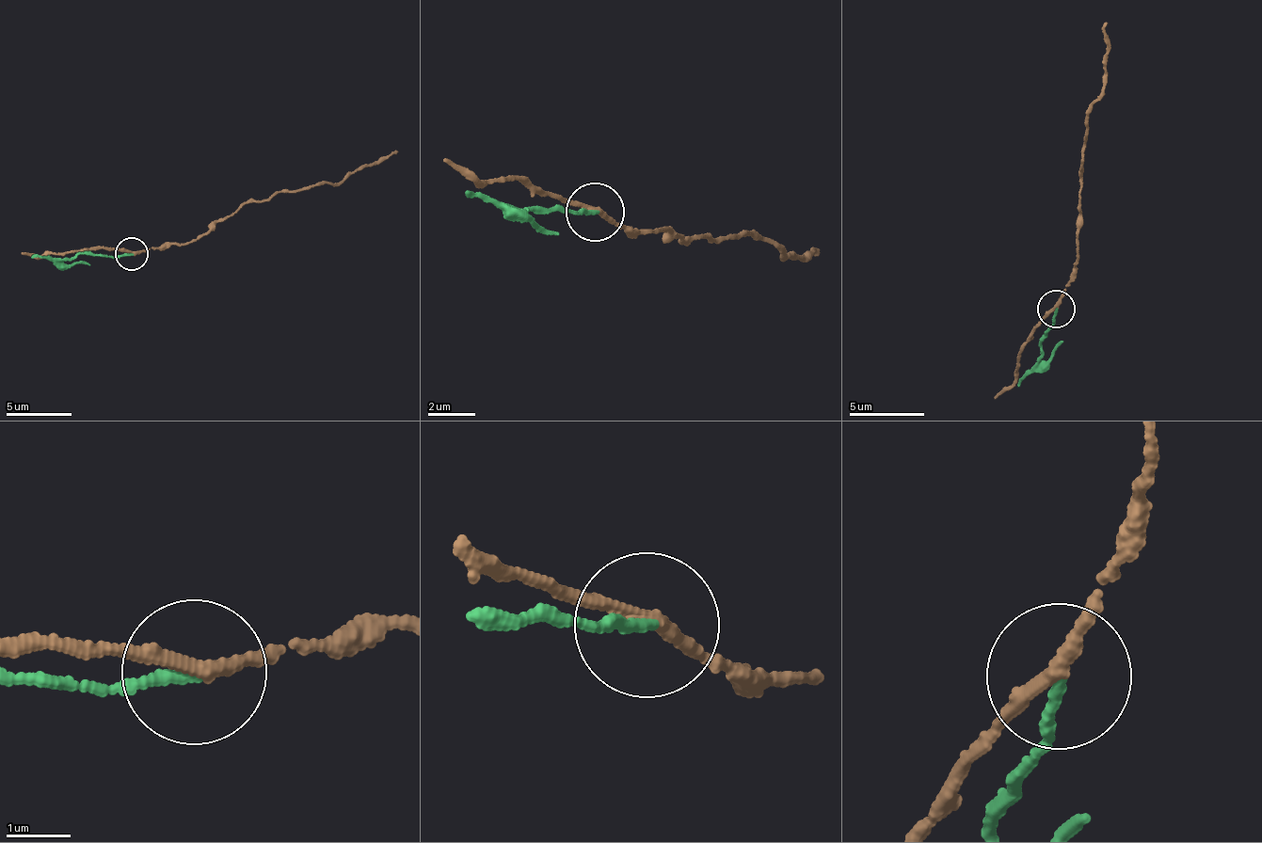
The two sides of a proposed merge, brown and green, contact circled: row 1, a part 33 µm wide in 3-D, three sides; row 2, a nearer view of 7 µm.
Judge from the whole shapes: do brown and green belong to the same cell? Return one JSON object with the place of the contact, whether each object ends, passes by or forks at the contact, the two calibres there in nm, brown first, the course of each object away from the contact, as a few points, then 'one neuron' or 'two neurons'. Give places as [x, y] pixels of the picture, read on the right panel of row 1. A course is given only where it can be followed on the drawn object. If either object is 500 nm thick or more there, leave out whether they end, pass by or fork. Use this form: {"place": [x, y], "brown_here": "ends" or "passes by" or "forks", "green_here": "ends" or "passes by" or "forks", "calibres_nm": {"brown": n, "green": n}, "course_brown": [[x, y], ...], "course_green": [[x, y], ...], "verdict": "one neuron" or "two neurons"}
{"place": [1056, 309], "brown_here": "passes by", "green_here": "ends", "calibres_nm": {"brown": 190, "green": 150}, "course_brown": [[1058, 308], [1076, 281], [1072, 264], [1080, 258], [1079, 174], [1087, 116], [1098, 102], [1107, 82], [1106, 21]], "course_green": [[1058, 308], [1039, 341], [1040, 359], [1017, 385]], "verdict": "two neurons"}

